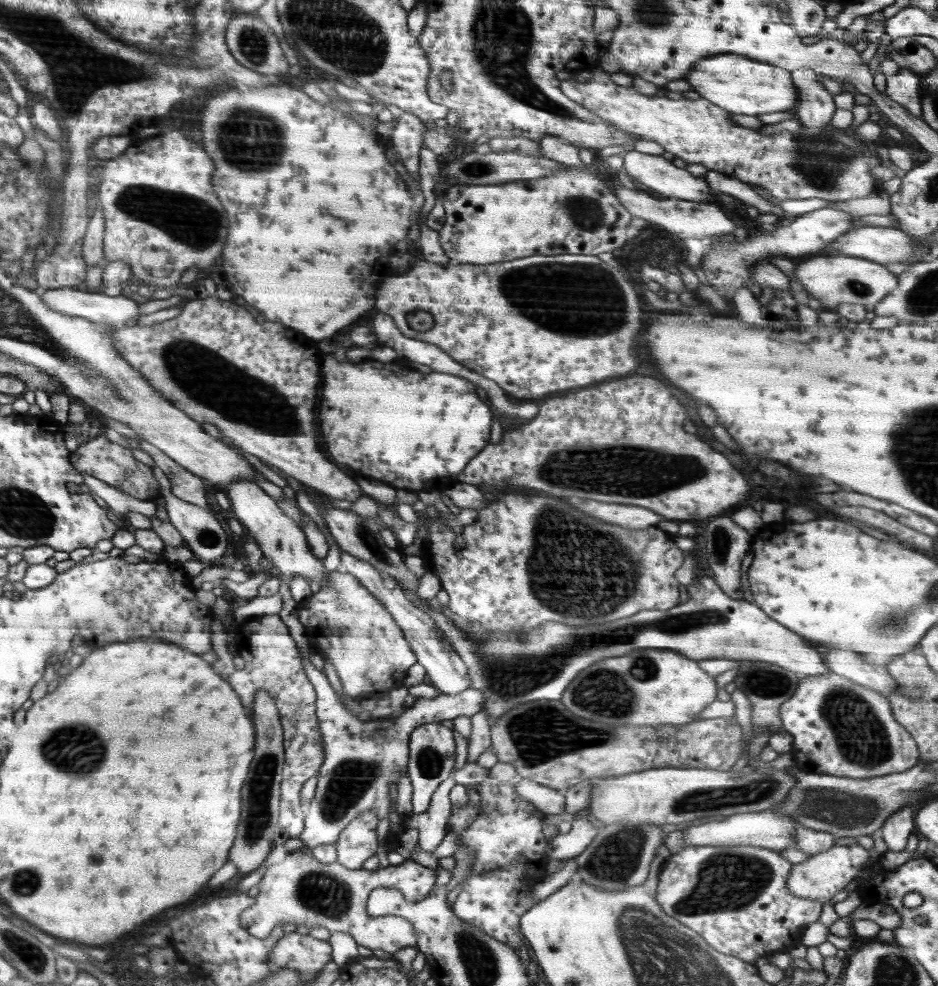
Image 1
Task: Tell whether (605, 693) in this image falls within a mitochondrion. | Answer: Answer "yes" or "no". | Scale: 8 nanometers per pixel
yes

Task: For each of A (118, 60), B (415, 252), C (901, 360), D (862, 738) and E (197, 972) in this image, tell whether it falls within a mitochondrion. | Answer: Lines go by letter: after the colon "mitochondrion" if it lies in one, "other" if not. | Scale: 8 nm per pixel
A: mitochondrion
B: other
C: other
D: mitochondrion
E: other

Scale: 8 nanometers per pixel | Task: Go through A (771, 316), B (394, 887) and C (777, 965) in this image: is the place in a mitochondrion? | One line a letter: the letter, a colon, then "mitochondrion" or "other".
A: other
B: other
C: other

